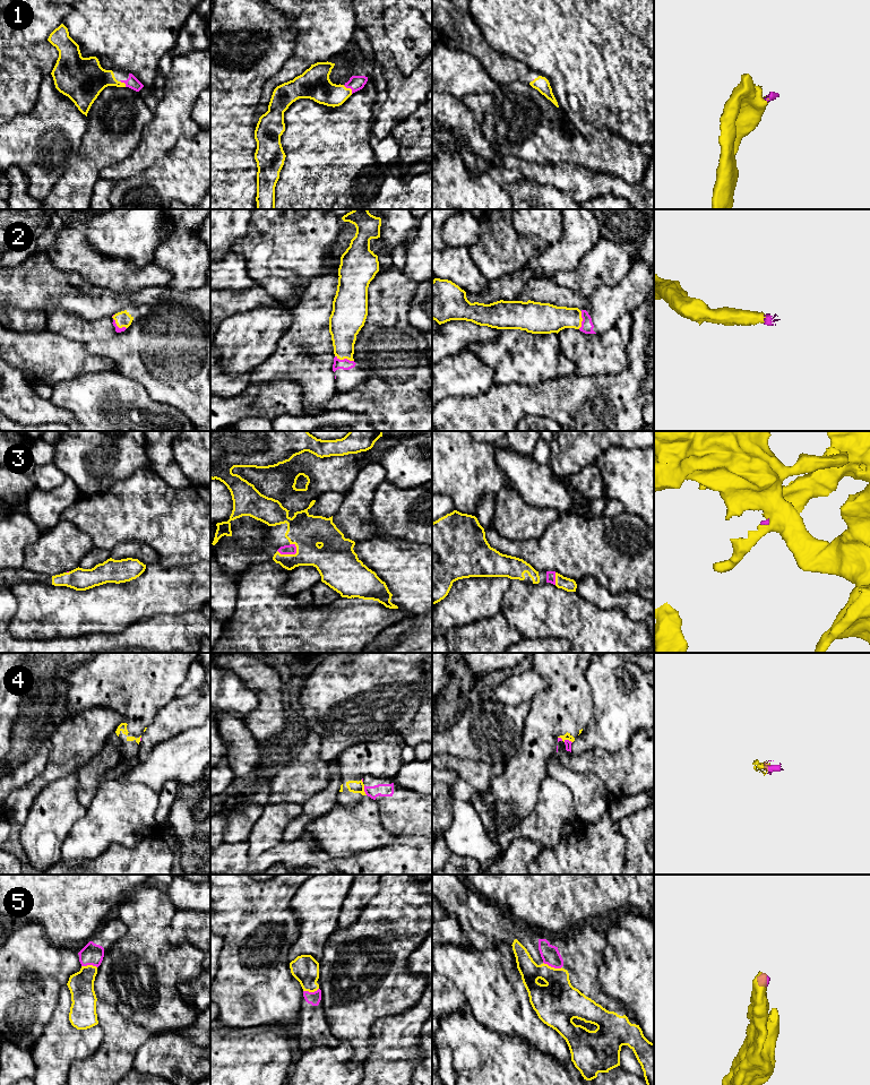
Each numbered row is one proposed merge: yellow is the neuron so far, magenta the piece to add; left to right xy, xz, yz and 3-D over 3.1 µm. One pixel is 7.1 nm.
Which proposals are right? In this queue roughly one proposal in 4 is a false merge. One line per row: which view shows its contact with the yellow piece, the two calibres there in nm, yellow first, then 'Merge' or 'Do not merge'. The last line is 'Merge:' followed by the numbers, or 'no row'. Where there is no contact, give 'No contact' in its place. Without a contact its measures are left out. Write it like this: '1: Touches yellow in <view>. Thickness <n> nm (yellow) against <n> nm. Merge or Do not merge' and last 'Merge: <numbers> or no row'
1: Touches yellow in xz. Thickness 220 nm (yellow) against 110 nm. Merge
2: Touches yellow in xz. Thickness 240 nm (yellow) against 80 nm. Merge
3: Touches yellow in xz. Thickness 240 nm (yellow) against 70 nm. Merge
4: Touches yellow in xz. Thickness 90 nm (yellow) against 100 nm. Do not merge
5: Touches yellow in yz. Thickness 300 nm (yellow) against 130 nm. Merge
Merge: 1, 2, 3, 5

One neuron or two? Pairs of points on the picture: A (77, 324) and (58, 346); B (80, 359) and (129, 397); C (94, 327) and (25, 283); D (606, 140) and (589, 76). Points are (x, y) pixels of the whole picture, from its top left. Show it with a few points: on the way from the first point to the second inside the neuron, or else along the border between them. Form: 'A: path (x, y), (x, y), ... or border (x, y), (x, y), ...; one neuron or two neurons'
A: border (46, 329), (83, 343); two neurons
B: border (114, 369), (85, 372), (71, 380); two neurons
C: border (44, 310), (49, 307), (61, 307), (94, 321); two neurons
D: border (576, 127), (584, 135), (608, 128), (627, 139); two neurons

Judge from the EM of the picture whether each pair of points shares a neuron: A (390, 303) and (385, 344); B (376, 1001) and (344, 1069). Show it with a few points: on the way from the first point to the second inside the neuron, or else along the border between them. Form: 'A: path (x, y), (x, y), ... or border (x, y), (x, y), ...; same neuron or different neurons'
A: path (388, 313), (388, 327), (385, 334); same neuron
B: border (341, 1040), (346, 1040), (354, 1049); different neurons

